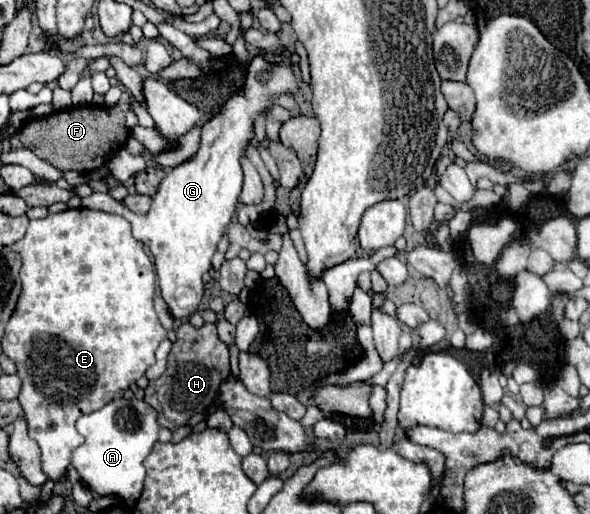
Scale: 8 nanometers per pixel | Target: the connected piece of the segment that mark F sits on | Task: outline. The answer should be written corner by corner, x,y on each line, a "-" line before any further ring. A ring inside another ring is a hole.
122,93
120,101
114,107
74,107
66,111
56,111
48,117
28,119
18,137
24,147
34,151
40,159
52,163
60,171
78,171
88,173
100,167
106,159
106,153
114,149
114,145
124,145
128,139
128,129
124,123
124,115
130,109
130,93

